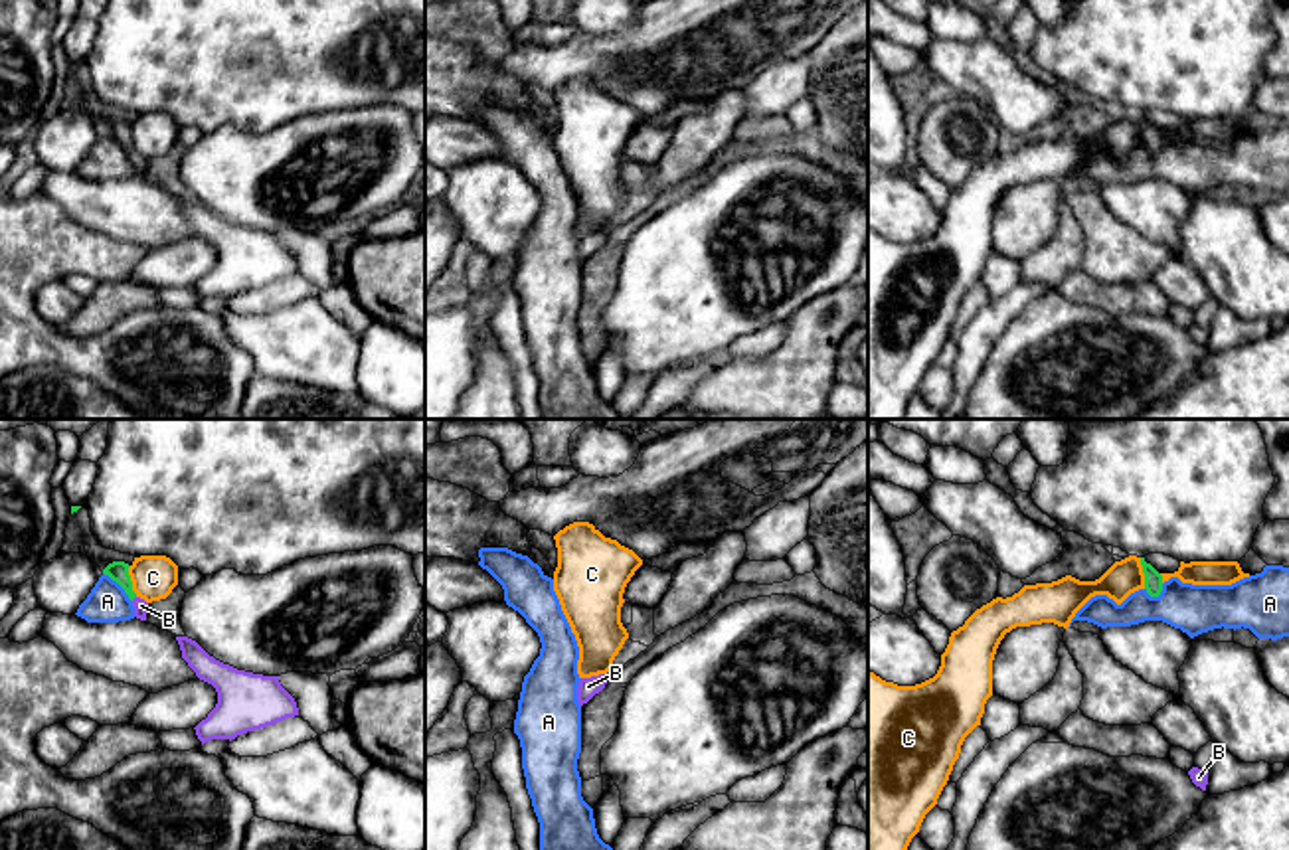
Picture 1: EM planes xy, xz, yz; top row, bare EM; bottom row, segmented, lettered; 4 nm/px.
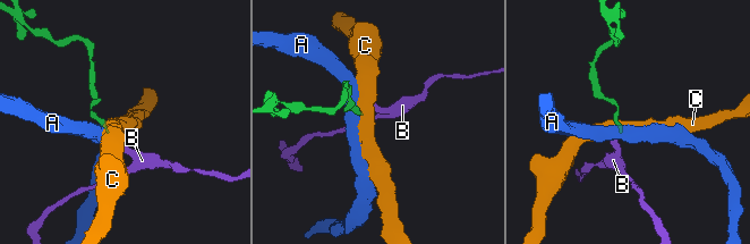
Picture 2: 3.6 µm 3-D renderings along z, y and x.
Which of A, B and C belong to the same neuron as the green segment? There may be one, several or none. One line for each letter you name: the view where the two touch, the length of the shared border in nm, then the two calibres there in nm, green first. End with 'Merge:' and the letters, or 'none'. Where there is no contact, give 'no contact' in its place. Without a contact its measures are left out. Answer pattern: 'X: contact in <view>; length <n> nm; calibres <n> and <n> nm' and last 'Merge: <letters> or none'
B: contact in xy; length 30 nm; calibres 80 and 60 nm
Merge: B

